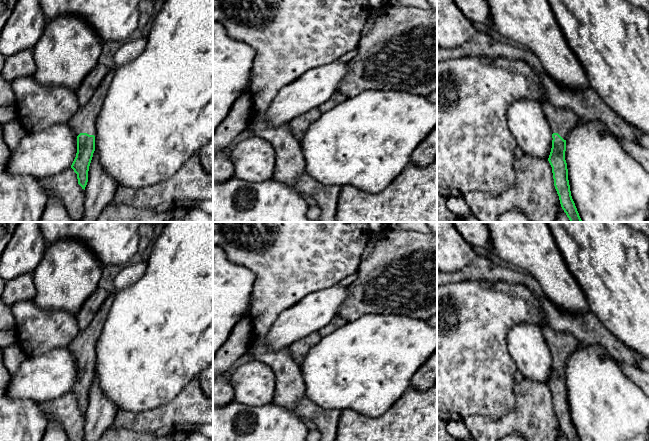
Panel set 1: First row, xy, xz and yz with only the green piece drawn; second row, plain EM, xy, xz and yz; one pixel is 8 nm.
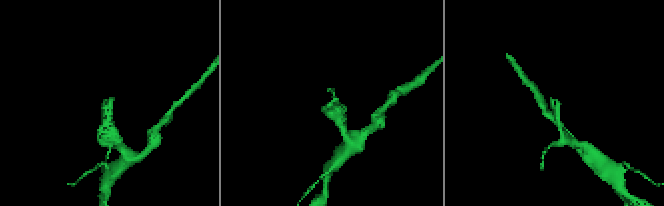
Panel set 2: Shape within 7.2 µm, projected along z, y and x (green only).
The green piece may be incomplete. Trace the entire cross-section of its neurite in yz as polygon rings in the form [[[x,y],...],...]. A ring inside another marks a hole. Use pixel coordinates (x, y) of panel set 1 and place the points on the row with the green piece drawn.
[[[549,102],[541,104],[541,107],[552,131],[552,148],[548,161],[561,207],[570,222],[582,222],[571,196],[565,160],[566,139],[569,131],[579,123],[579,118],[572,110],[559,108]]]

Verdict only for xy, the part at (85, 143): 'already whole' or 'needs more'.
needs more

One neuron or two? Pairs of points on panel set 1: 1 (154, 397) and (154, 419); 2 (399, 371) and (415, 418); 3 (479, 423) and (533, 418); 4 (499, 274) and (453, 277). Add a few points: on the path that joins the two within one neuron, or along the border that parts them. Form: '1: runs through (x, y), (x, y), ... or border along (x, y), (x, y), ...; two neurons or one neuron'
1: border along (176, 396), (154, 408), (132, 412); two neurons
2: border along (409, 386), (390, 407); two neurons
3: runs through (492, 425), (506, 425), (520, 420); one neuron
4: runs through (488, 273), (464, 274); one neuron

